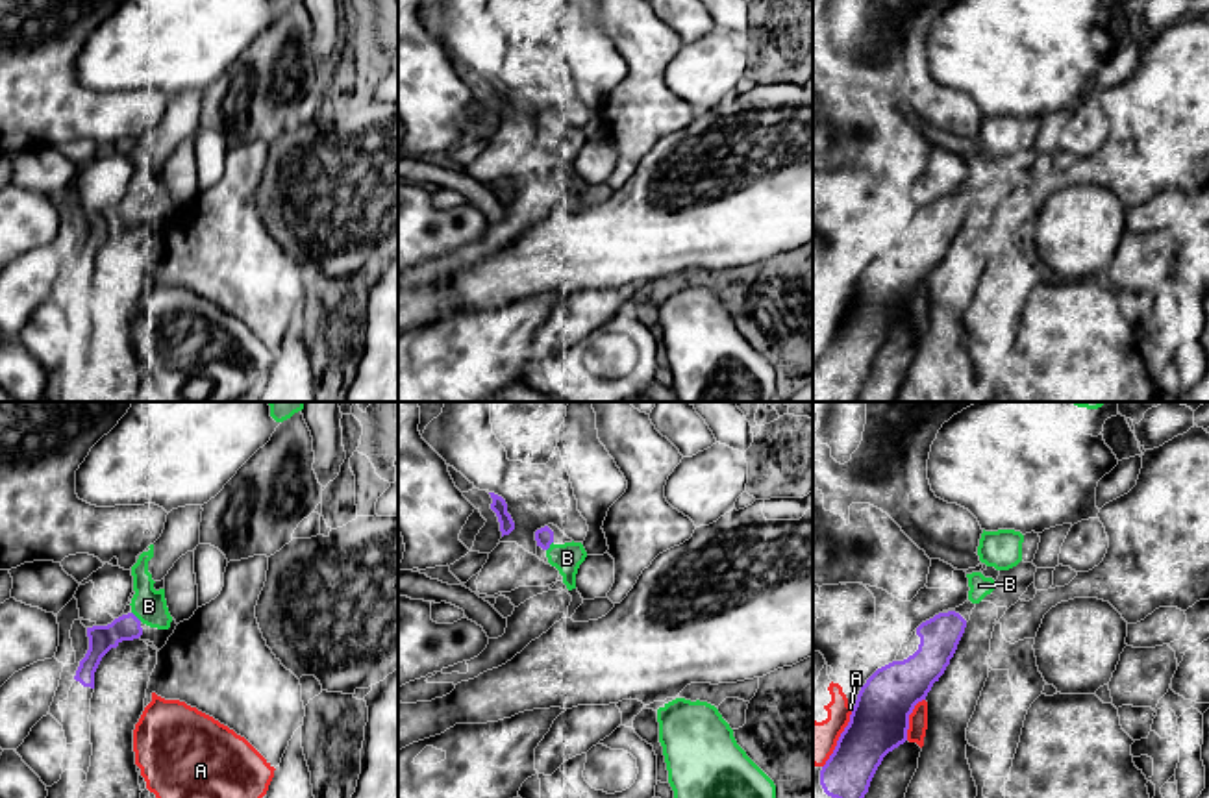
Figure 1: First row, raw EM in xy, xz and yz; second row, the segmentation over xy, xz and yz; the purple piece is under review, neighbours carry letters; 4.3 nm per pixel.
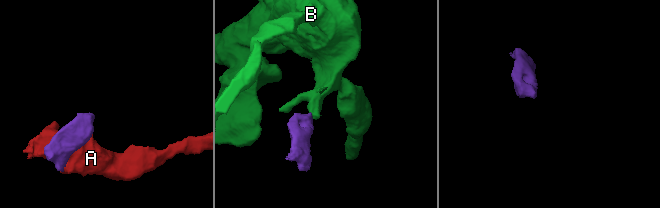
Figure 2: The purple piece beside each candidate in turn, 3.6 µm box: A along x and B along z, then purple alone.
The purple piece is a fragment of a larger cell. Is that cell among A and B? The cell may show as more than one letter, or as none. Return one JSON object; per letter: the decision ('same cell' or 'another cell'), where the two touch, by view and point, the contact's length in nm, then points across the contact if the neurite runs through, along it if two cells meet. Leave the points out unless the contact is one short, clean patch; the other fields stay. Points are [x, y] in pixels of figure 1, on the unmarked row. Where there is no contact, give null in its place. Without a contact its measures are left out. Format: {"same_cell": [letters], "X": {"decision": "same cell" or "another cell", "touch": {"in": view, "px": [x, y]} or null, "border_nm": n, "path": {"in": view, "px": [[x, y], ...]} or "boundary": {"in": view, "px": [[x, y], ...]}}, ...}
{"same_cell": ["B"], "A": {"decision": "another cell", "touch": {"in": "yz", "px": [908, 304]}, "border_nm": 200}, "B": {"decision": "same cell", "touch": {"in": "xy", "px": [136, 202]}, "border_nm": 60}}

